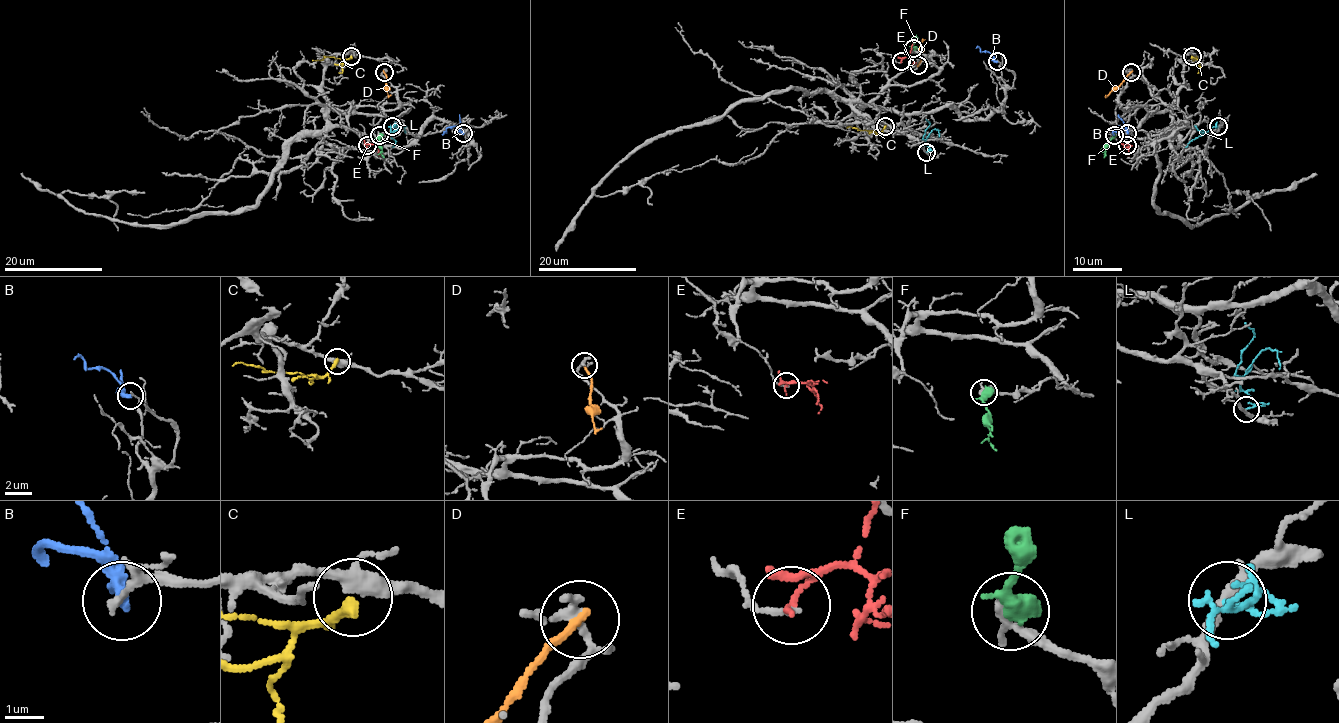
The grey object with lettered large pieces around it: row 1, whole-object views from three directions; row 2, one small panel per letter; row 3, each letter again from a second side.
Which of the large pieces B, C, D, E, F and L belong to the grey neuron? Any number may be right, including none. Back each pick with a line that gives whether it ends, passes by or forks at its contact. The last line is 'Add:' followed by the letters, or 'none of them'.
Add: none of them

